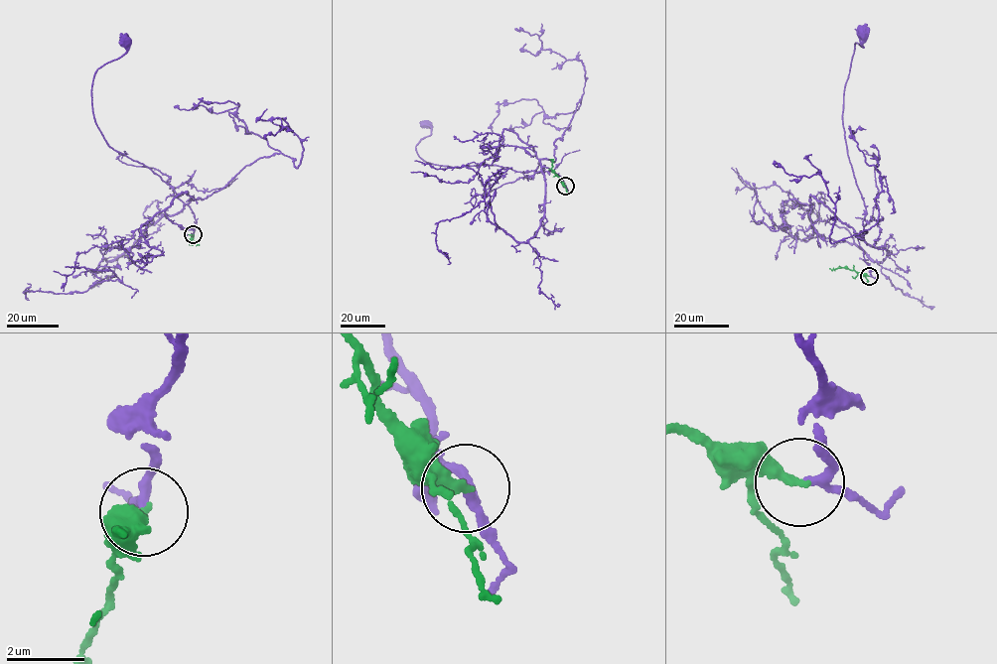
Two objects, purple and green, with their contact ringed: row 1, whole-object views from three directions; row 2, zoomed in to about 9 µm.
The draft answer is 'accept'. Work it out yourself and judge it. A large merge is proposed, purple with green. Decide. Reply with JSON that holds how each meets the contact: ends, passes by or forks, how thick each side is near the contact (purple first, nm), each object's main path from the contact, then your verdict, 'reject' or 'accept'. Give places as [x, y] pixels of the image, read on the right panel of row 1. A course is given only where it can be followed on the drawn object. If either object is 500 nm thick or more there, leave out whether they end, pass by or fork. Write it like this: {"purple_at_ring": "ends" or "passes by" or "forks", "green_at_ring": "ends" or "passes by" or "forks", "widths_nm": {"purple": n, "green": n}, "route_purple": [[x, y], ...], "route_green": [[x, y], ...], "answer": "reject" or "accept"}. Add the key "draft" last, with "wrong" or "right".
{"purple_at_ring": "passes by", "green_at_ring": "ends", "widths_nm": {"purple": 180, "green": 280}, "route_purple": [[869, 276], [858, 239], [866, 209], [842, 123], [845, 84], [854, 46], [863, 48], [861, 31]], "route_green": [[869, 276], [843, 267], [829, 268]], "answer": "accept", "draft": "right"}

